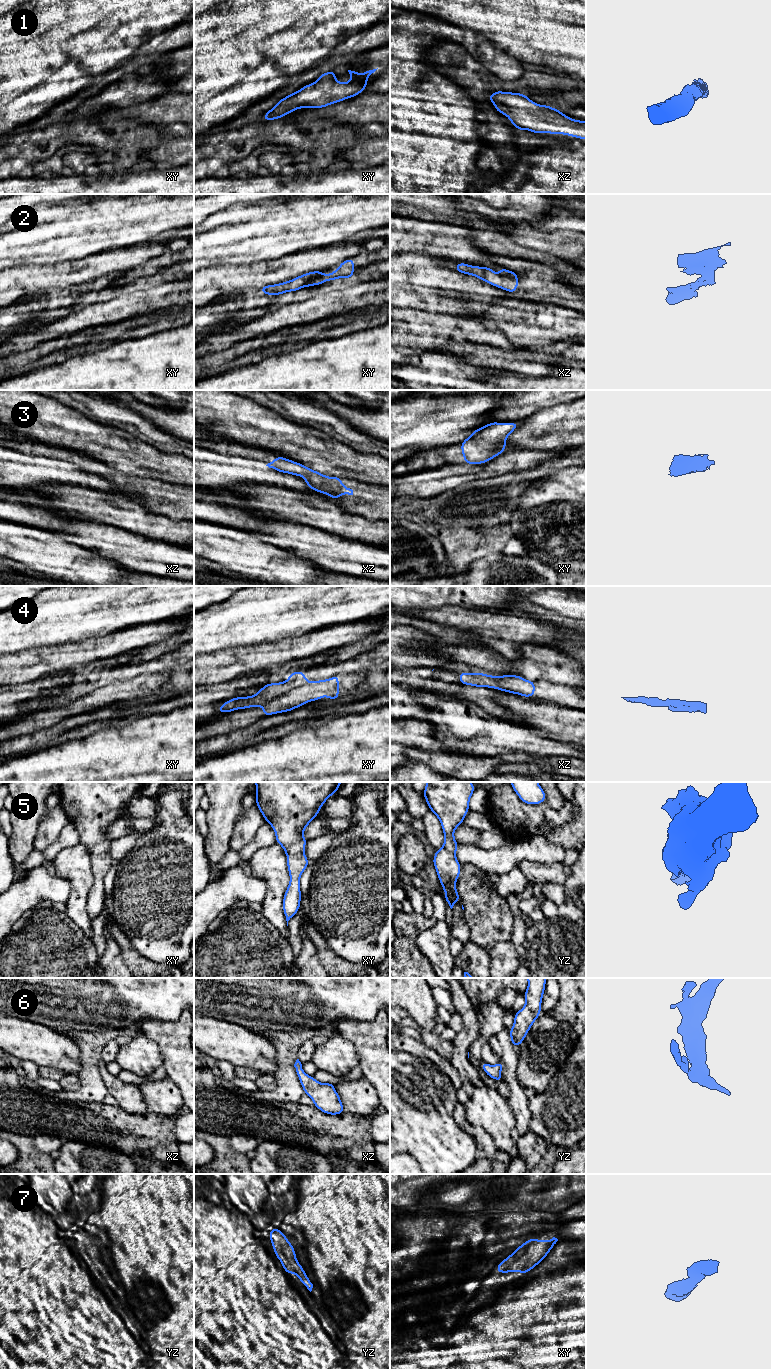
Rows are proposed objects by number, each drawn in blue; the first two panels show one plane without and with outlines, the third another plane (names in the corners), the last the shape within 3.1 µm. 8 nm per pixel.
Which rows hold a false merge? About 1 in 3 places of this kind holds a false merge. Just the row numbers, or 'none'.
2, 4

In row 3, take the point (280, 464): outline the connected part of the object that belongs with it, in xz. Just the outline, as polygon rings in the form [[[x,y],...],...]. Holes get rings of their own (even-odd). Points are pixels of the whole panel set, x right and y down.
[[[277,456],[266,466],[278,472],[287,473],[295,476],[302,476],[311,490],[329,495],[333,500],[343,494],[353,495],[353,490],[342,485],[341,477],[329,477],[312,470],[301,463]]]

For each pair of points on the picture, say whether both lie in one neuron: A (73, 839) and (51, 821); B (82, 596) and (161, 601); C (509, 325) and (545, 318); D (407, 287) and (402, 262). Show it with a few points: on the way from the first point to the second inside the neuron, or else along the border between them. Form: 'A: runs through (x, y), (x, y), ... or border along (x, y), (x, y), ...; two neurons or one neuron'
A: border along (69, 822), (61, 830), (59, 837), (47, 848); two neurons
B: runs through (102, 596), (141, 596); one neuron
C: runs through (518, 324), (536, 324); one neuron
D: runs through (402, 281), (402, 268); one neuron

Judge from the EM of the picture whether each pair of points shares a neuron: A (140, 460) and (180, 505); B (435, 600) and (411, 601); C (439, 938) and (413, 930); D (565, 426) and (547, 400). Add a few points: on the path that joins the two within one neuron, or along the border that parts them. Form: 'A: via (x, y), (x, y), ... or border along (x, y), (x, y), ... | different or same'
A: border along (163, 481), (183, 486) | different
B: via (429, 600), (417, 600) | same
C: border along (437, 921), (416, 938), (416, 945), (423, 955) | different
D: border along (574, 400), (553, 406) | different

